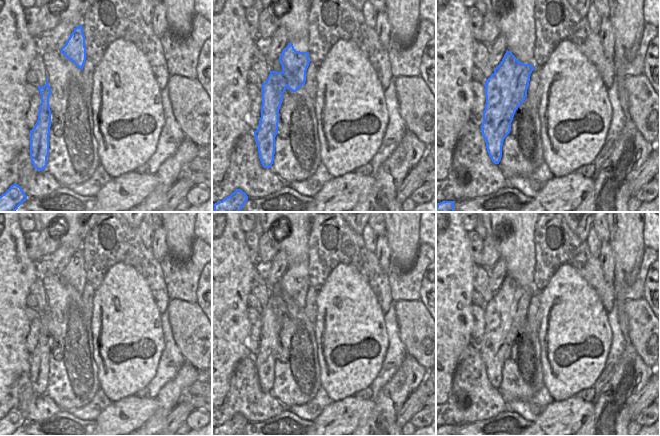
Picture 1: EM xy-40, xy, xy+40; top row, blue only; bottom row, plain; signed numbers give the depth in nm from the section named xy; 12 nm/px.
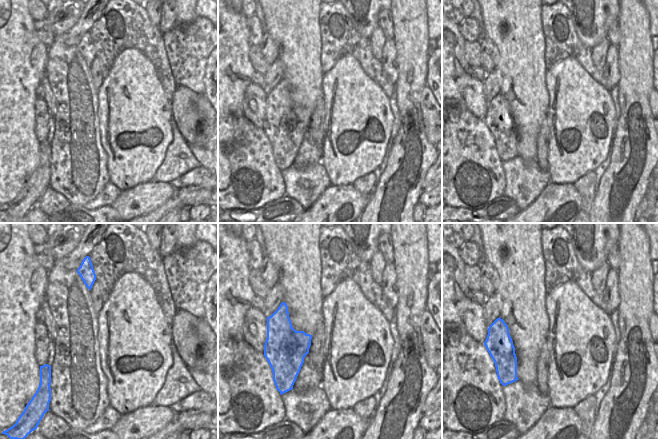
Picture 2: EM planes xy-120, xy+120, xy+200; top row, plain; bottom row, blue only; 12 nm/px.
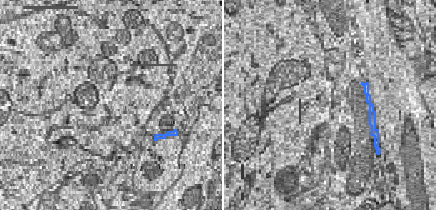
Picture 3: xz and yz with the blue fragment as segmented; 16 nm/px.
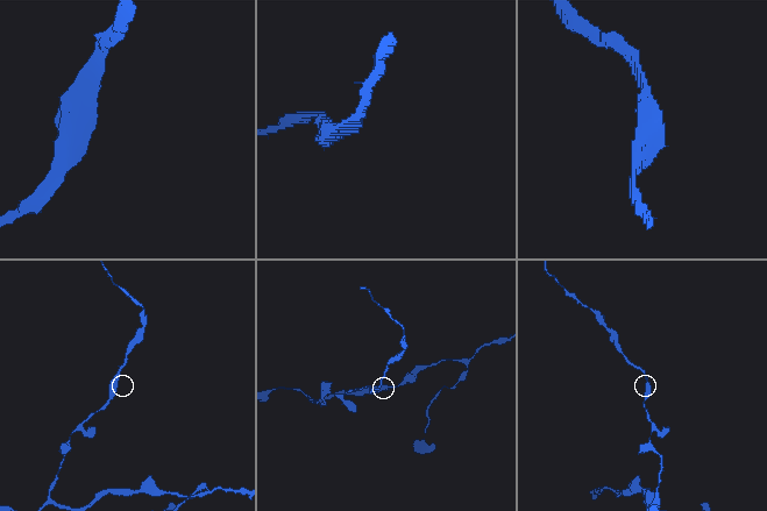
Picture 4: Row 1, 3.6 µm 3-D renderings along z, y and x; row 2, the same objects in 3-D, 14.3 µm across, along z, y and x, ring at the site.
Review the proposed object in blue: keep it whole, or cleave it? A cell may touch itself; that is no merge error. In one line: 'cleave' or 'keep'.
keep

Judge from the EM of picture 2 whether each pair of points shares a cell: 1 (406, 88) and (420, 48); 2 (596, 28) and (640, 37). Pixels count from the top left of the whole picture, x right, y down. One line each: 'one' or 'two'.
1: one
2: two

